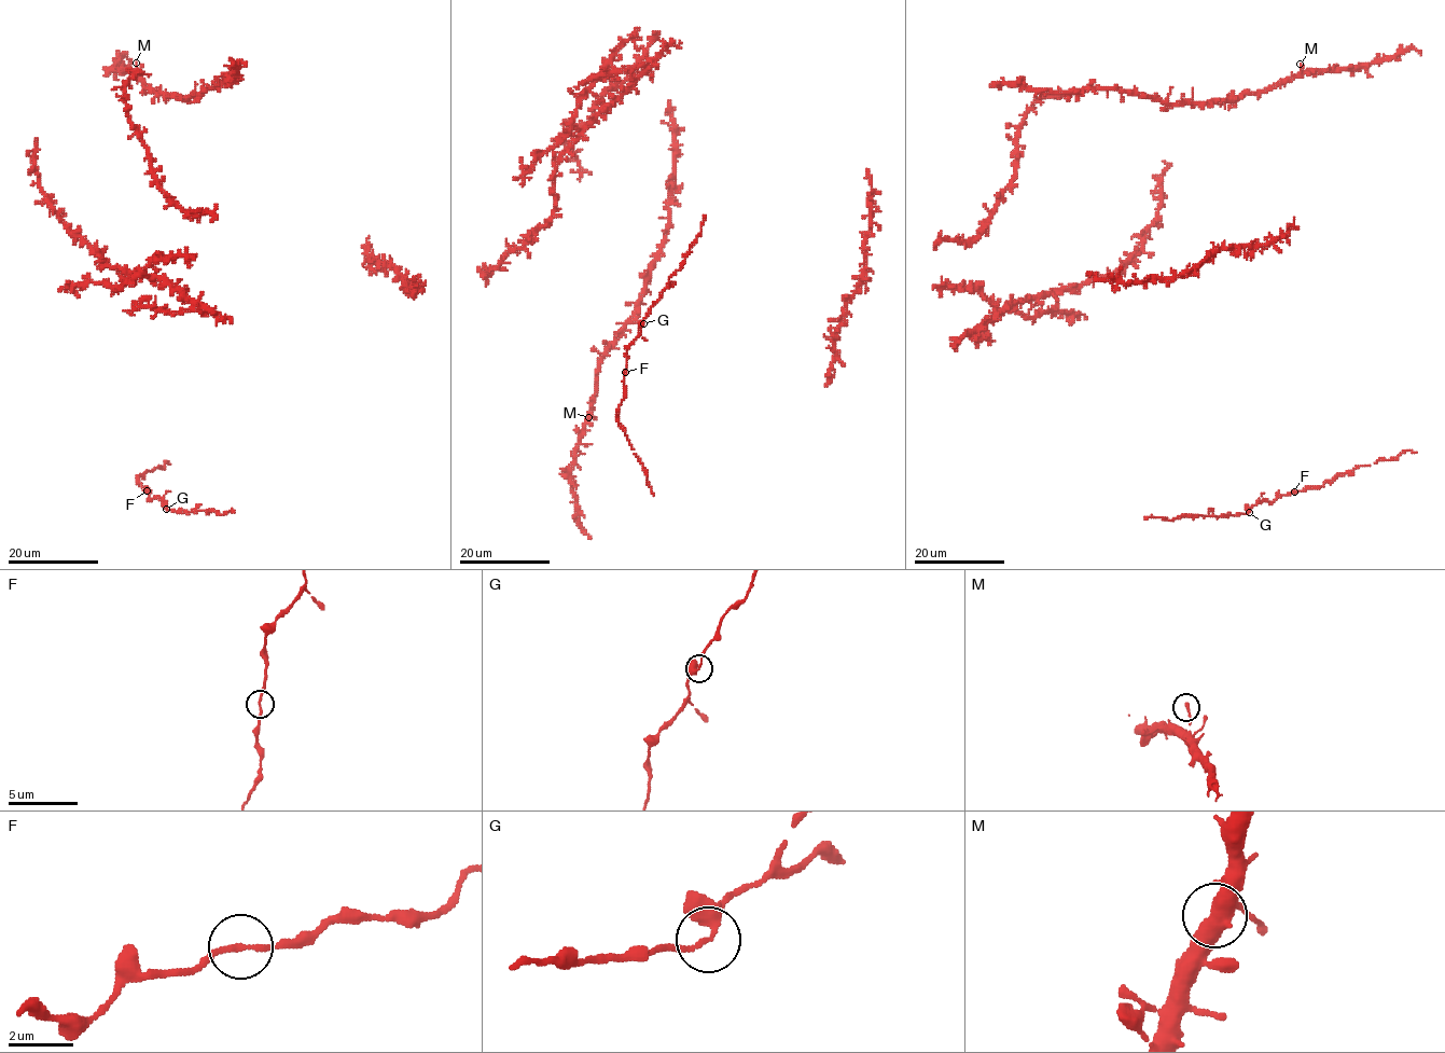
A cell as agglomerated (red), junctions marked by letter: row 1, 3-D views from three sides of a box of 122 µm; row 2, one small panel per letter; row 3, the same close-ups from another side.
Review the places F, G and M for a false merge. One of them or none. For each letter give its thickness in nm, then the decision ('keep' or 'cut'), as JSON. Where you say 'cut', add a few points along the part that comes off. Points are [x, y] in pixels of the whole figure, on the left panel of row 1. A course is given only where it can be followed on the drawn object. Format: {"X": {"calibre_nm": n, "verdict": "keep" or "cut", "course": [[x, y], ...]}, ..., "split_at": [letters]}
{"F": {"calibre_nm": 170, "verdict": "keep"}, "G": {"calibre_nm": 190, "verdict": "keep"}, "M": {"calibre_nm": 200, "verdict": "keep"}, "split_at": []}

